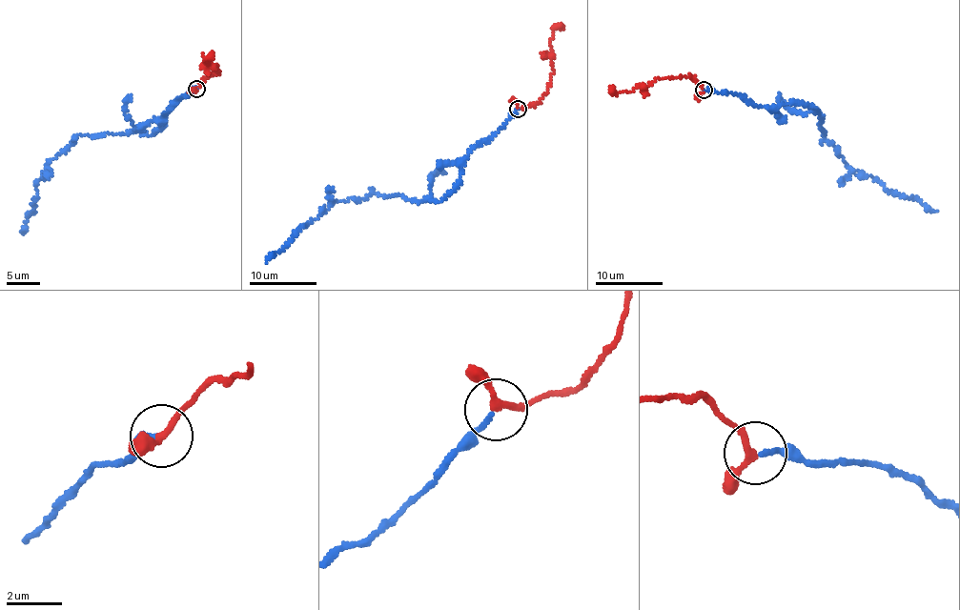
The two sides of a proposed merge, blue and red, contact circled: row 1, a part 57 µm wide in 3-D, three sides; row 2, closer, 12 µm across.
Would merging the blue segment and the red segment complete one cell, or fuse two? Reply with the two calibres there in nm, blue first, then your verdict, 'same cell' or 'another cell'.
calibres 150 and 220 nm; same cell

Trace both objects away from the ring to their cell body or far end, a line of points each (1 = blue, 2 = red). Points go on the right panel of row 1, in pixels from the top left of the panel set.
1: (704, 91), (738, 94), (758, 105), (791, 102), (816, 108), (825, 138), (848, 167), (936, 212)
2: (704, 91), (690, 76), (662, 78), (646, 86), (635, 87), (614, 94), (613, 84)

